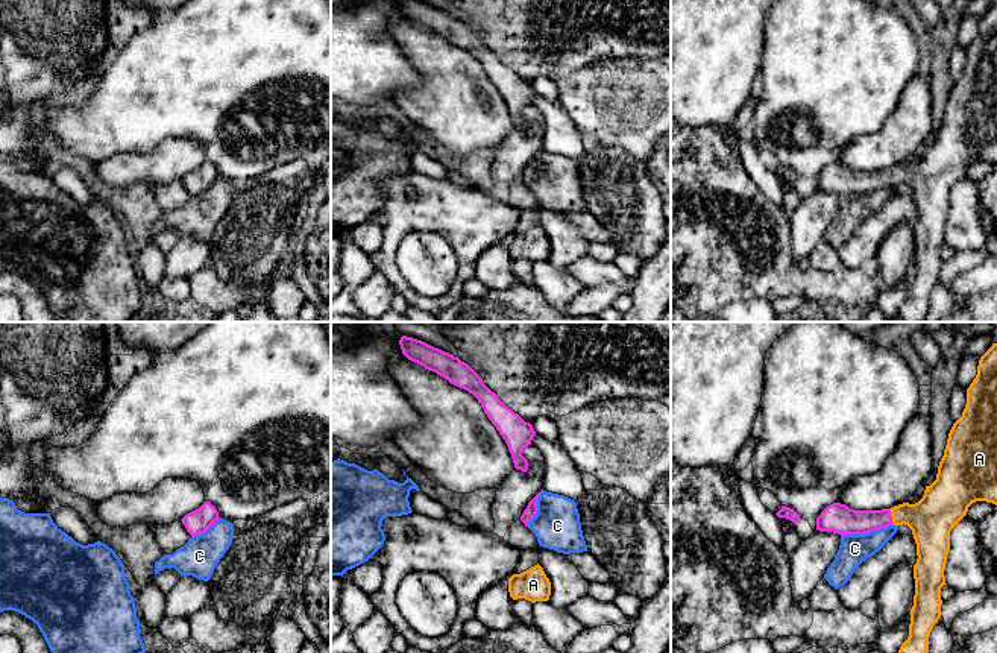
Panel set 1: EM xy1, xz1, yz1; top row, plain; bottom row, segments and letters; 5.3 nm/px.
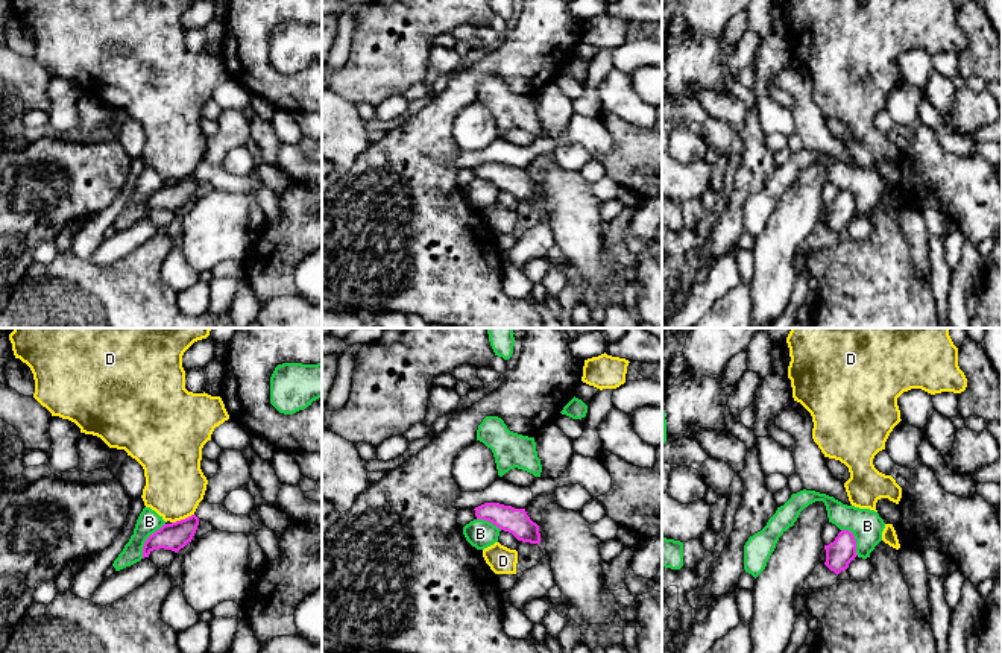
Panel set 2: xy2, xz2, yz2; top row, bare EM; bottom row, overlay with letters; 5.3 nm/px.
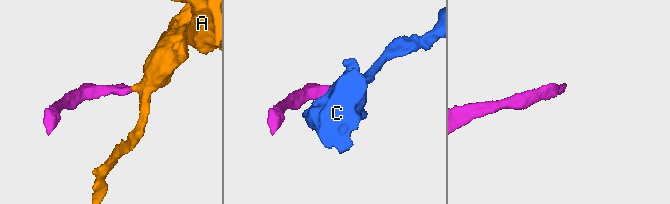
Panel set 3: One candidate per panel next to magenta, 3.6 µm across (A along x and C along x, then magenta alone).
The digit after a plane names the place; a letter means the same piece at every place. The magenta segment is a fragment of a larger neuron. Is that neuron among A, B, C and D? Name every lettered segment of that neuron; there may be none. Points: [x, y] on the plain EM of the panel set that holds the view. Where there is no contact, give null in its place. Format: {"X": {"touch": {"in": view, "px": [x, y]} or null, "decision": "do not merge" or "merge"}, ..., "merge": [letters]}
{"A": {"touch": {"in": "yz1", "px": [891, 176]}, "decision": "merge"}, "B": {"touch": {"in": "xy2", "px": [148, 199]}, "decision": "do not merge"}, "C": {"touch": {"in": "yz1", "px": [867, 192]}, "decision": "do not merge"}, "D": {"touch": {"in": "xy2", "px": [182, 179]}, "decision": "do not merge"}, "merge": ["A"]}

